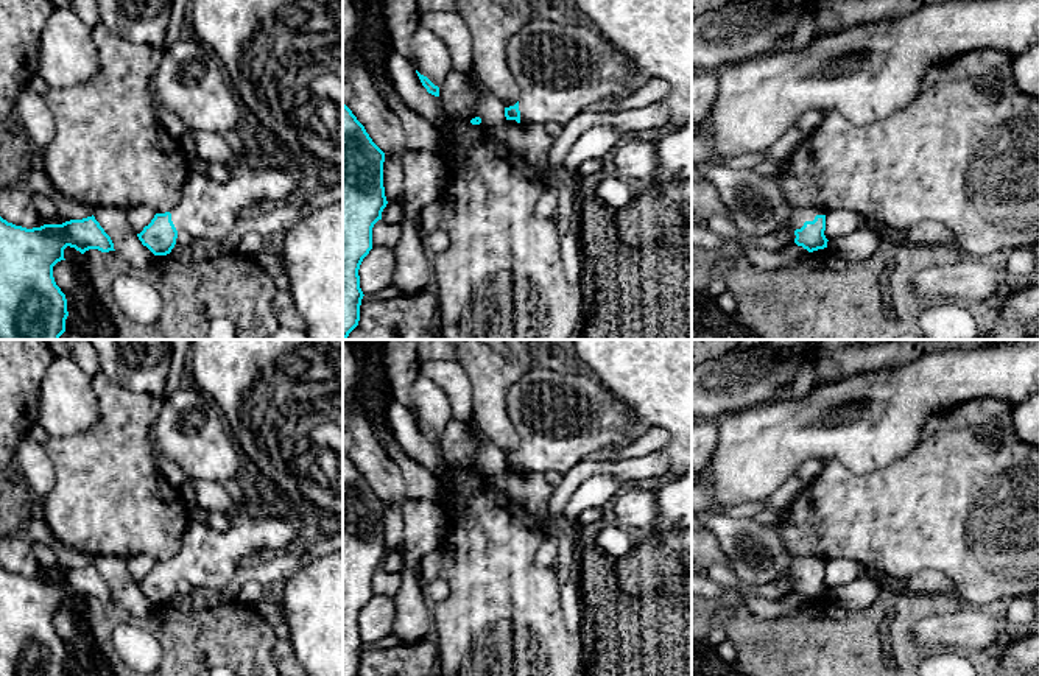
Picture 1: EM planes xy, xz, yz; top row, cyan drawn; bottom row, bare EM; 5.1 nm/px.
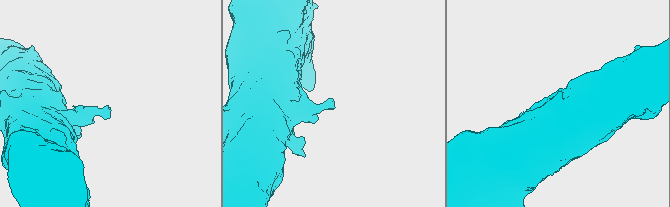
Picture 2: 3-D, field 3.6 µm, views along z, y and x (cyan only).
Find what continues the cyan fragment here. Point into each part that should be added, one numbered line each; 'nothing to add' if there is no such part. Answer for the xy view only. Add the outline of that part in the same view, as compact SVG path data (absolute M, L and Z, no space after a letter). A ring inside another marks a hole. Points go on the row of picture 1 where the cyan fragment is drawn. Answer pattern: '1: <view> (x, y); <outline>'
1: xy (207, 209); M237 131L224 134L224 140L234 153L232 159L226 162L227 181L217 182L209 174L190 171L179 202L170 210L178 232L188 232L193 238L224 240L240 218L254 215L265 202L282 202L298 198L319 181L312 176L304 157L296 153L288 157L287 167L274 164L255 165L248 159L246 145Z

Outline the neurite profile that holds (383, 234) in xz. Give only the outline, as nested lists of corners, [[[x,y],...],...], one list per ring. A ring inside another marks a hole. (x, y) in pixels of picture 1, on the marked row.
[[[379,220],[372,227],[372,246],[383,246],[396,251],[400,240],[400,224],[388,224]]]

